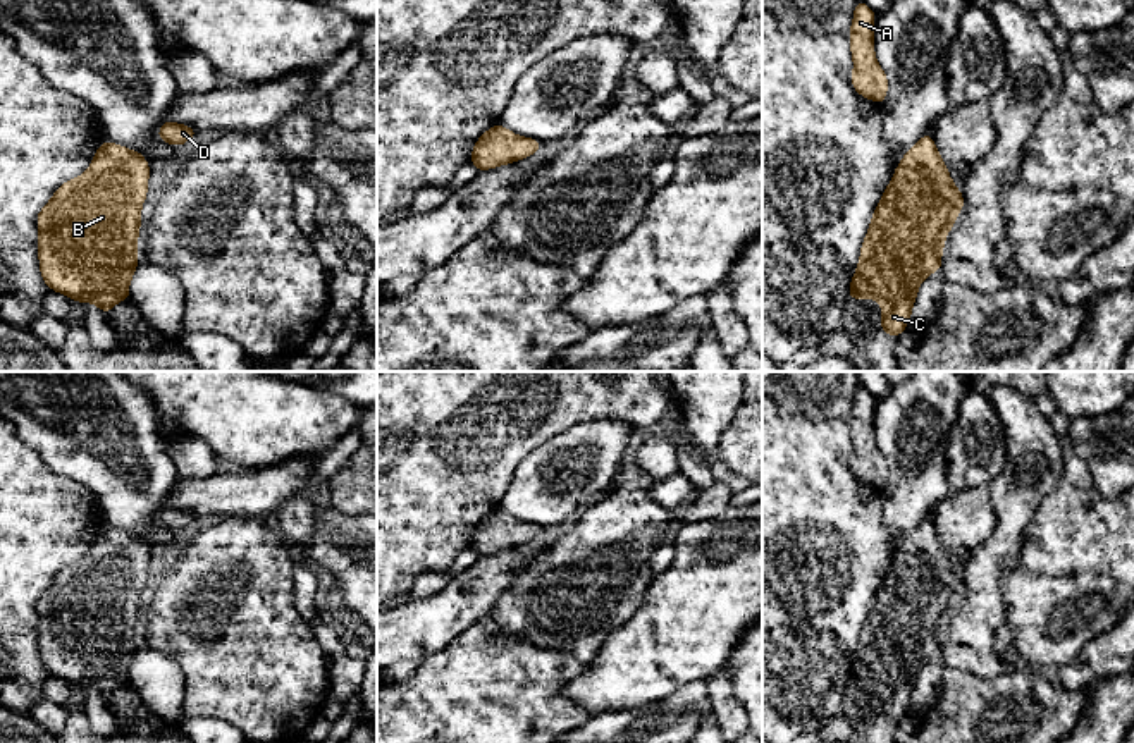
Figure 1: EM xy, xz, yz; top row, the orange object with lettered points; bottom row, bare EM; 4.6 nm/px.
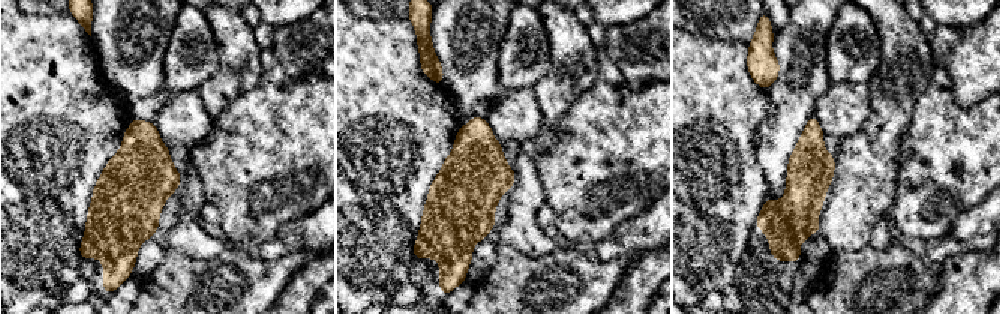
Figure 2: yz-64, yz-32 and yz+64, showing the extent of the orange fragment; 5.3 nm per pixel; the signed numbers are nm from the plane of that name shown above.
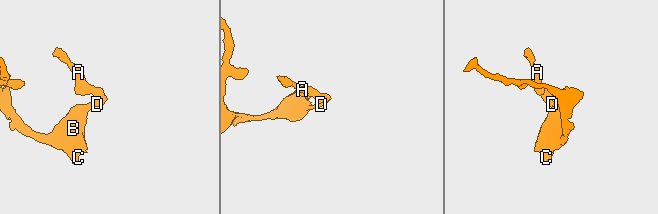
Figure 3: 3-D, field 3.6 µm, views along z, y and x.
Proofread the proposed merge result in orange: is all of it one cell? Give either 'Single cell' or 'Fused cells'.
Single cell

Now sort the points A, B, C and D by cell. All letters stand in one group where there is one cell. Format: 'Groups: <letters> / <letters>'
Groups: A B C D

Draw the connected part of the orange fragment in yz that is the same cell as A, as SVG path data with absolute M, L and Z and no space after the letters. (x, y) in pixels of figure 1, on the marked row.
M859 0L848 33L854 58L852 86L860 96L881 105L888 93L888 77L874 53L874 21L876 14Z

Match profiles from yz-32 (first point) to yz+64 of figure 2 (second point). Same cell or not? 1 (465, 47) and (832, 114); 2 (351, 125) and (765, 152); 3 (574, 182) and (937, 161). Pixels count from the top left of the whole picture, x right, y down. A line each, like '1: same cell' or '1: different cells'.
1: different cells
2: different cells
3: same cell

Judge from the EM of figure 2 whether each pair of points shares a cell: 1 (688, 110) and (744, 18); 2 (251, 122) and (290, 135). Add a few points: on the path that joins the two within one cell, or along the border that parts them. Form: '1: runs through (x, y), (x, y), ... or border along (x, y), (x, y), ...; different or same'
1: border along (697, 32), (720, 39), (738, 39), (747, 45); different
2: runs through (260, 131), (264, 135), (281, 135); same

